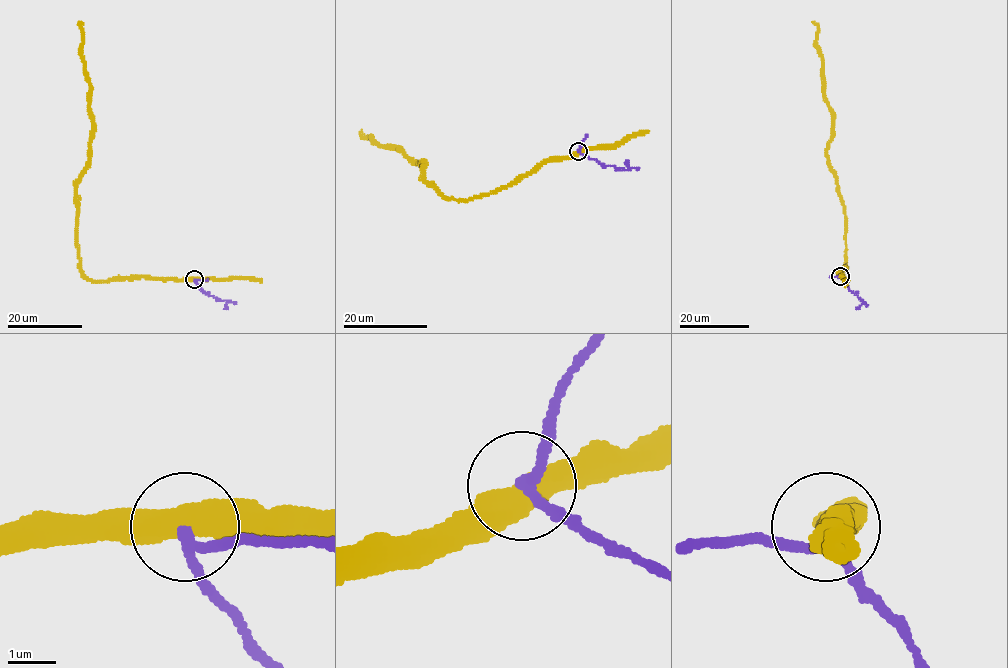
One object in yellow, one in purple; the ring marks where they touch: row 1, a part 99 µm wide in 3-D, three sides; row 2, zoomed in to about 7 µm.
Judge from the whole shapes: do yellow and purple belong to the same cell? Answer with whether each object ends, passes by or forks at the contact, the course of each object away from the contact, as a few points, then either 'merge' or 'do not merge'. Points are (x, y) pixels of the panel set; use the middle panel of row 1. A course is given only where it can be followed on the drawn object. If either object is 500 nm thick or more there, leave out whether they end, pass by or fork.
yellow via (578, 151), (463, 200), (425, 183), (424, 161), (361, 130) | purple via (578, 151), (616, 168), (627, 169), (627, 160) | do not merge

